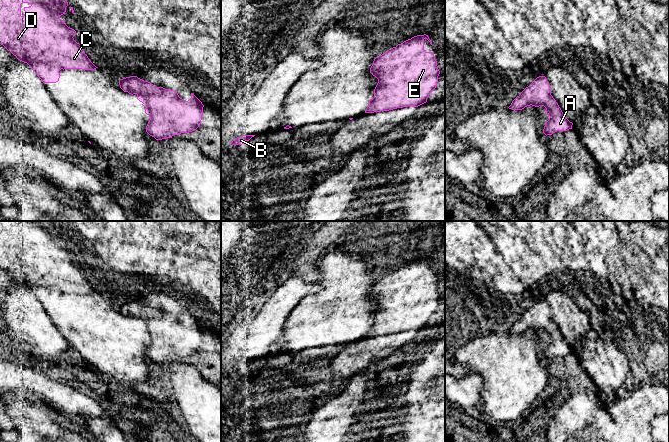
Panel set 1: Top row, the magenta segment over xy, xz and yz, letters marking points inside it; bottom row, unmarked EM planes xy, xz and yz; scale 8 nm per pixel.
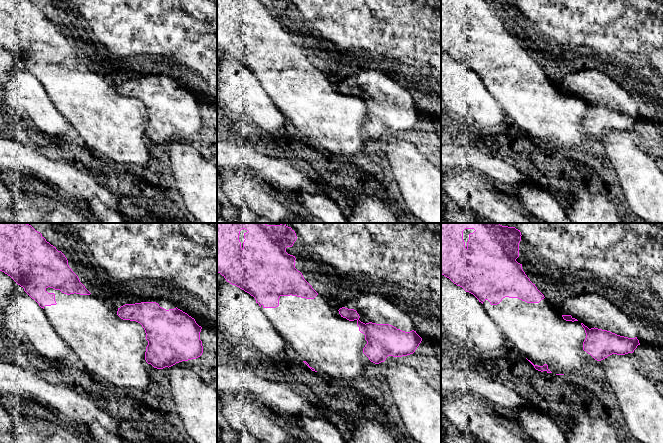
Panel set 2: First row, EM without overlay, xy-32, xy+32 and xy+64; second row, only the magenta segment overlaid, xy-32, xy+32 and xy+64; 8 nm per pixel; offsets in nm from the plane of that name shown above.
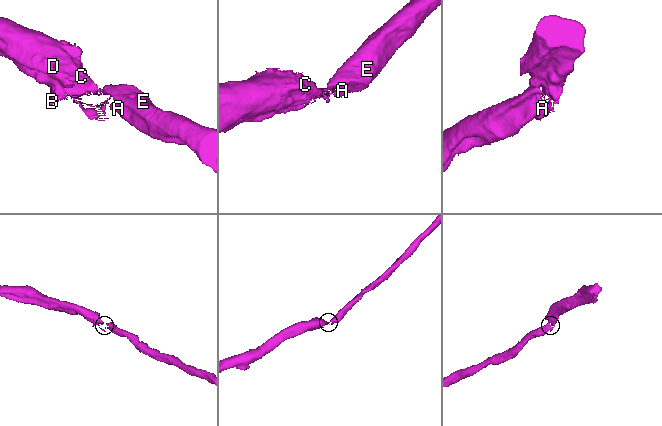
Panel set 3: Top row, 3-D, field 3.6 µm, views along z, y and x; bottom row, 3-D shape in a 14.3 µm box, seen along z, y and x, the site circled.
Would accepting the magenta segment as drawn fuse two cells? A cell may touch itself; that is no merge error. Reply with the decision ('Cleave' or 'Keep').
Cleave

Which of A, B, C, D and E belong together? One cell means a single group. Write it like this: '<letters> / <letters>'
A E / B C D

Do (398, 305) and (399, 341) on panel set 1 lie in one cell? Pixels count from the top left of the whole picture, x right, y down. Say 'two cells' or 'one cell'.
one cell

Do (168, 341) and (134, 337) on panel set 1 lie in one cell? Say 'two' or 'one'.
two

